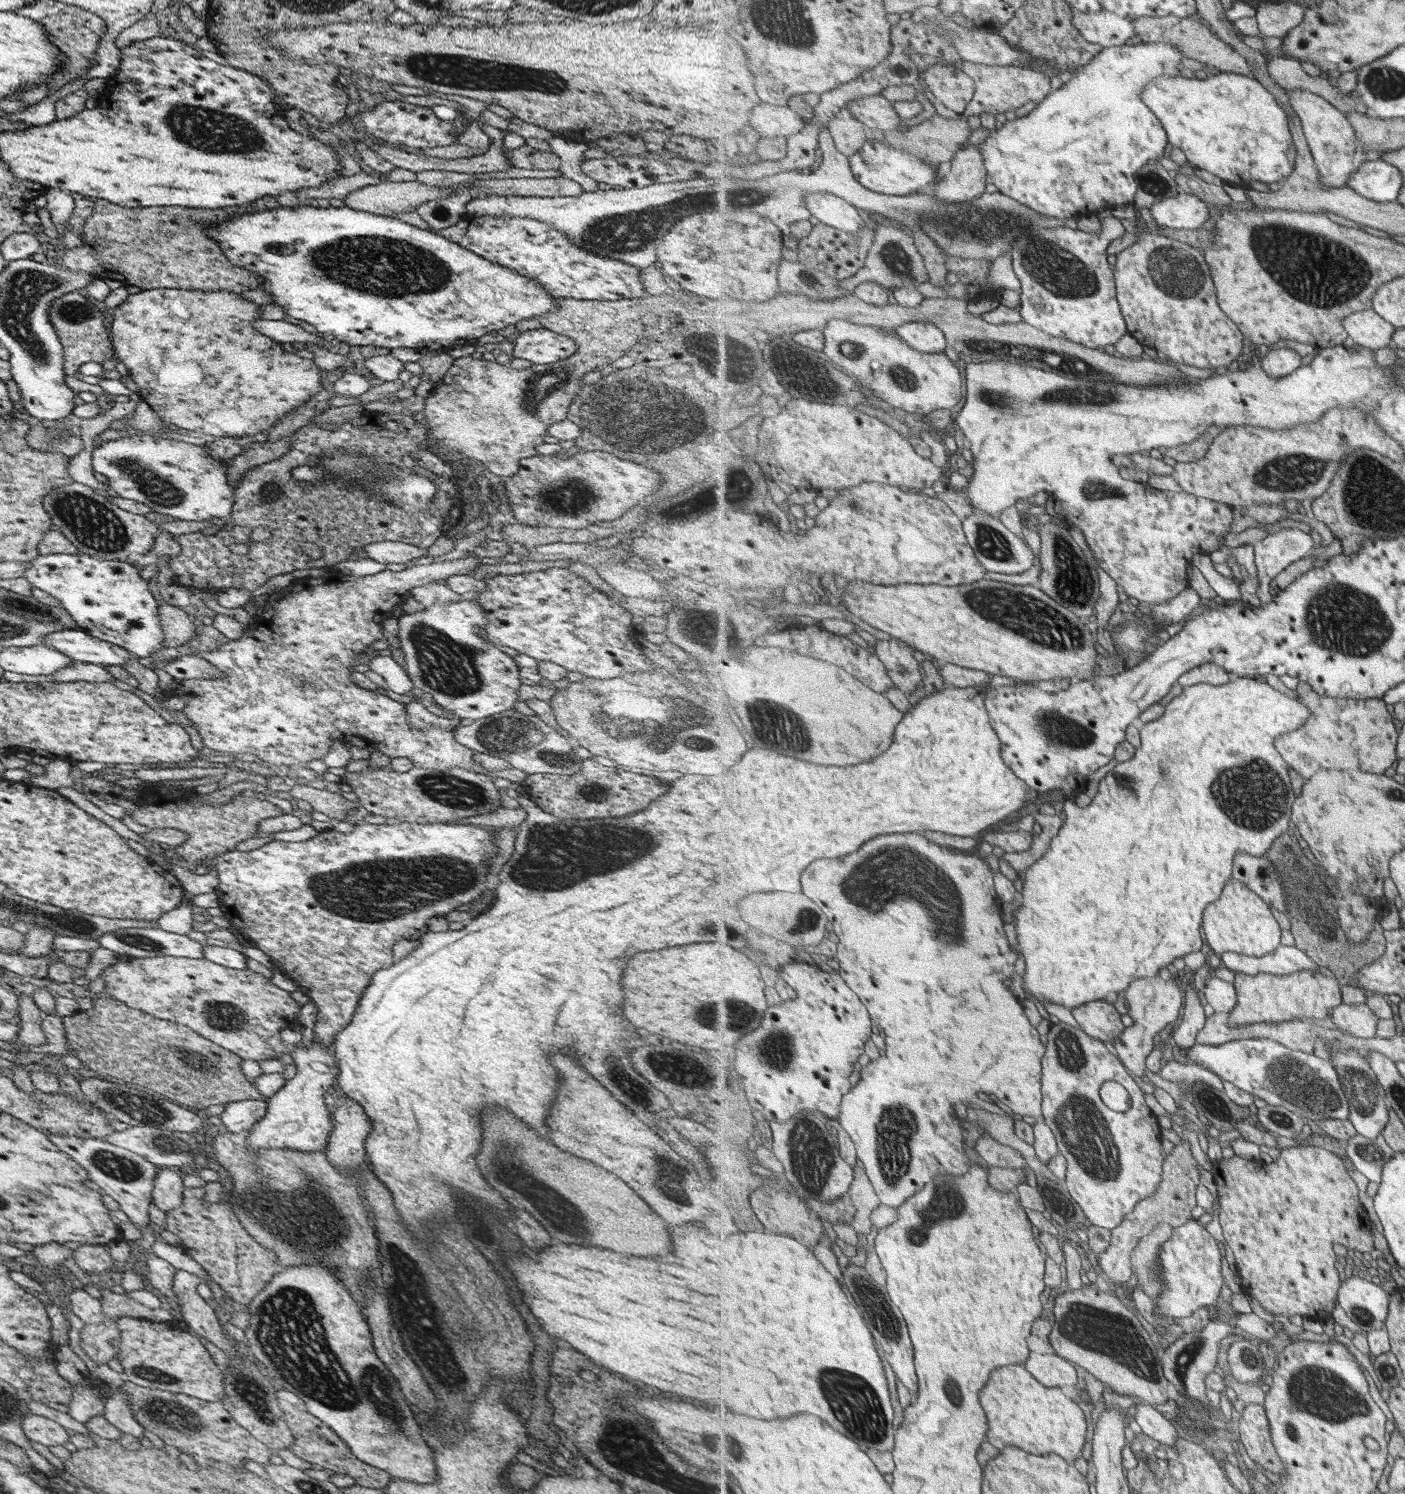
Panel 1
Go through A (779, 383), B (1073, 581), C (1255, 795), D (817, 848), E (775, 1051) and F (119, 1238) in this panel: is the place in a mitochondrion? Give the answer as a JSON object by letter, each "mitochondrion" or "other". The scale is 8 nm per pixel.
{"A":"other","B":"mitochondrion","C":"mitochondrion","D":"other","E":"mitochondrion","F":"other"}

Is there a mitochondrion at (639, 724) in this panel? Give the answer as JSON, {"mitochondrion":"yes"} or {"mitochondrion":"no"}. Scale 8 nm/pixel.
{"mitochondrion":"yes"}

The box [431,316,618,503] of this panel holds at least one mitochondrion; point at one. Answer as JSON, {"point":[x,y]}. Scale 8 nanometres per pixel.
{"point":[535,389]}

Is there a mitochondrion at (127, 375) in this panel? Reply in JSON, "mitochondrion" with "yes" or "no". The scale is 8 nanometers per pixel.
{"mitochondrion":"no"}

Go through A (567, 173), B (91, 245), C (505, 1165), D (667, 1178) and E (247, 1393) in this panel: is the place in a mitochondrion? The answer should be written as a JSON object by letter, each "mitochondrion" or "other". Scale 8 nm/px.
{"A":"other","B":"other","C":"mitochondrion","D":"mitochondrion","E":"mitochondrion"}

